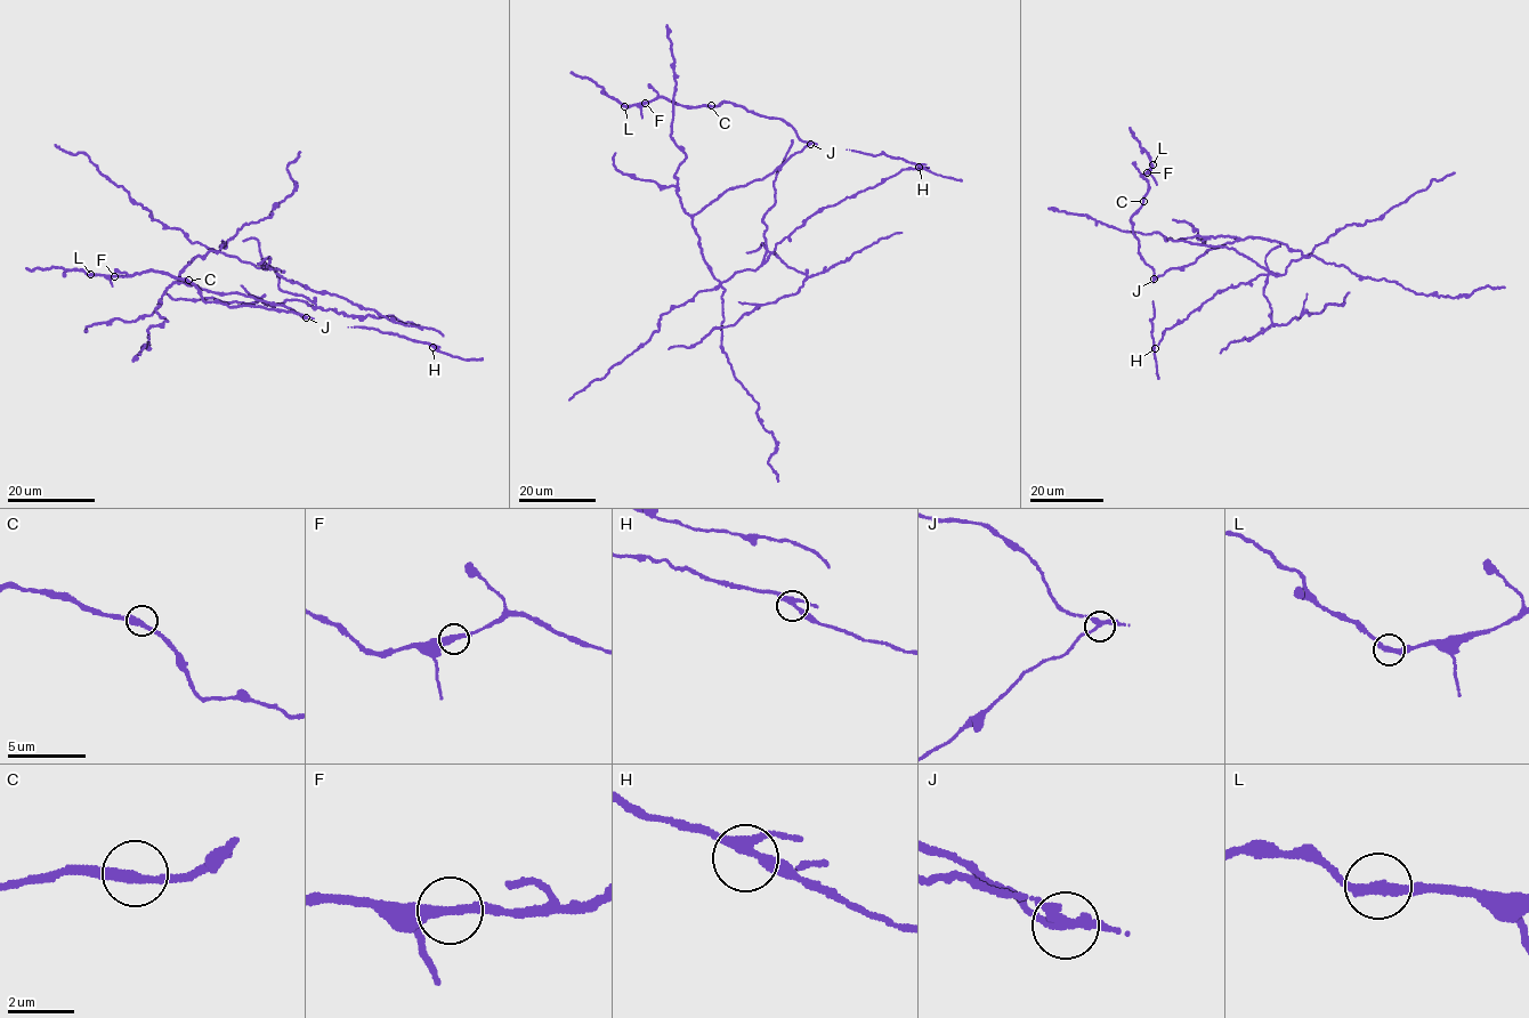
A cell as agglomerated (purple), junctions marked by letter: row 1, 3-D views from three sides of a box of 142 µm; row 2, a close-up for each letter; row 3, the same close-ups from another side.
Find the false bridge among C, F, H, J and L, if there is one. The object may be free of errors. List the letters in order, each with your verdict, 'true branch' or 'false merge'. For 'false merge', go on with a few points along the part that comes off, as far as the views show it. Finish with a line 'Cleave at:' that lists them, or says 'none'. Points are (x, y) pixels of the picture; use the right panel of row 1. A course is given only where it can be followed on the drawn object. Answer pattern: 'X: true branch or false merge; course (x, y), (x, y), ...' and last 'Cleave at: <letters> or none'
C: true branch
F: true branch
H: true branch
J: false merge; course (1155, 279), (1206, 250), (1252, 237), (1303, 256), (1285, 274), (1268, 275), (1272, 323), (1344, 304), (1349, 292)
L: true branch
Cleave at: J

